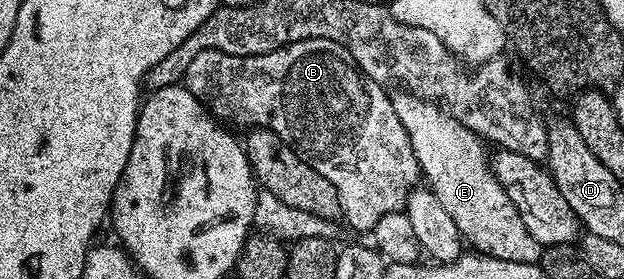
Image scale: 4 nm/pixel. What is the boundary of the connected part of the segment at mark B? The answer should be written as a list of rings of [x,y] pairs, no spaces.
[[[307,38],[286,44],[274,52],[254,56],[203,50],[190,60],[182,85],[201,104],[209,107],[217,119],[233,122],[228,123],[233,127],[261,126],[297,150],[319,174],[334,184],[343,221],[348,221],[356,230],[371,232],[382,216],[403,211],[409,194],[421,181],[420,165],[414,156],[410,136],[406,136],[406,128],[402,128],[402,120],[398,120],[393,95],[388,95],[391,93],[373,78],[367,78],[354,56],[350,56],[346,47],[334,40]]]

